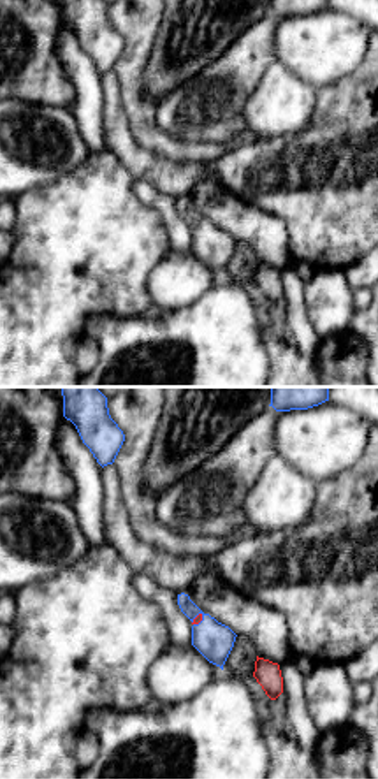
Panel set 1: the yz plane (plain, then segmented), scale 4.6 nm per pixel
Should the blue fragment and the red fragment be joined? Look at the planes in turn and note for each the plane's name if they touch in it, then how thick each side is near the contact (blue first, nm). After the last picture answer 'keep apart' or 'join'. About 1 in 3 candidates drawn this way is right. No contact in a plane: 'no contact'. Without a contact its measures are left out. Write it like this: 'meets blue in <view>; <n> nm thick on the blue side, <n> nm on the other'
meets blue in yz; 170 nm thick on the blue side, 40 nm on the other

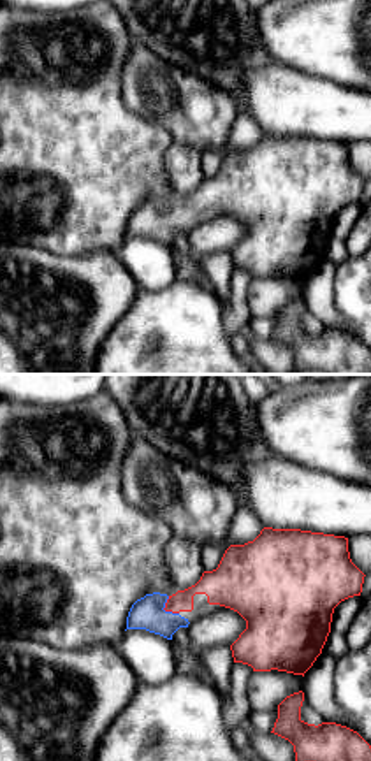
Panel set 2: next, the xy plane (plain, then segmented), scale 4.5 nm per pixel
meets blue in xy; 150 nm thick on the blue side, 120 nm on the other

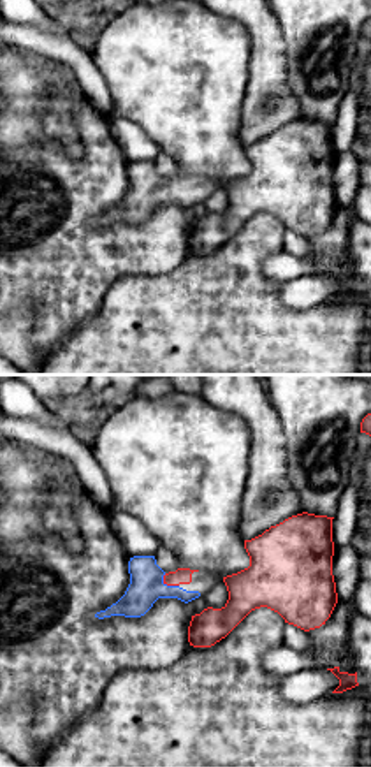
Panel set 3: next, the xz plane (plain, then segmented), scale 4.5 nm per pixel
meets blue in xz; 160 nm thick on the blue side, 80 nm on the other

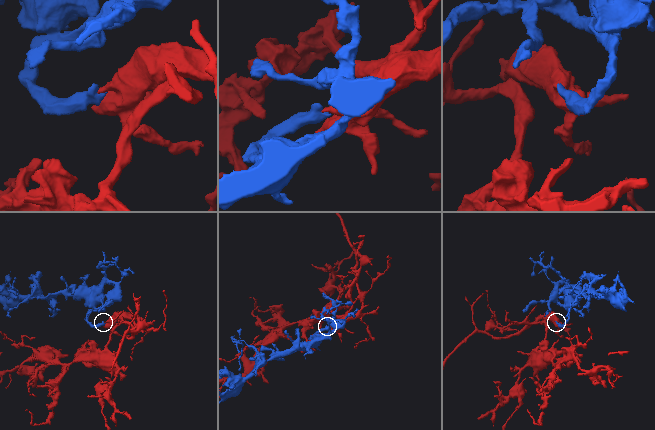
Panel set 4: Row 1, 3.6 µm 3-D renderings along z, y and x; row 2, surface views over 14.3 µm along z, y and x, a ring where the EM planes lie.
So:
join

